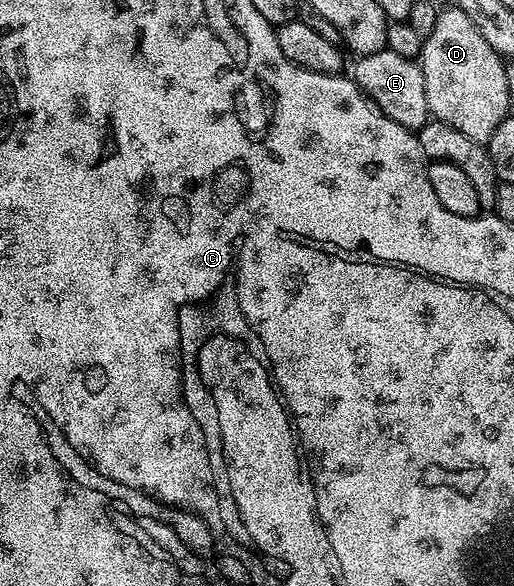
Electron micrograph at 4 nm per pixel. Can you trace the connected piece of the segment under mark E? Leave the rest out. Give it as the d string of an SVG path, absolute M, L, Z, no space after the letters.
M386 48L365 54L354 59L355 83L363 89L367 97L372 98L389 120L397 120L407 130L418 131L429 120L427 101L425 100L425 76L422 65L414 58L399 56L397 52Z

